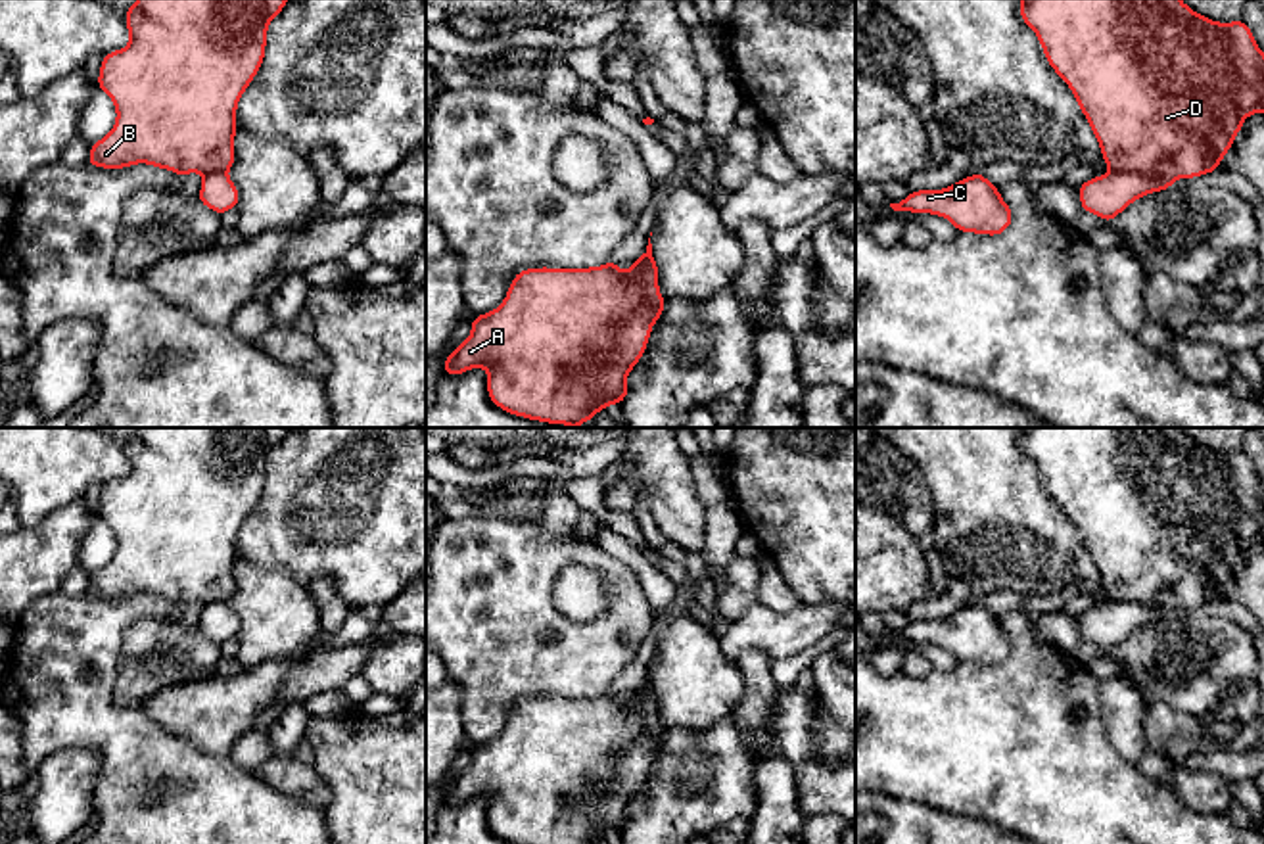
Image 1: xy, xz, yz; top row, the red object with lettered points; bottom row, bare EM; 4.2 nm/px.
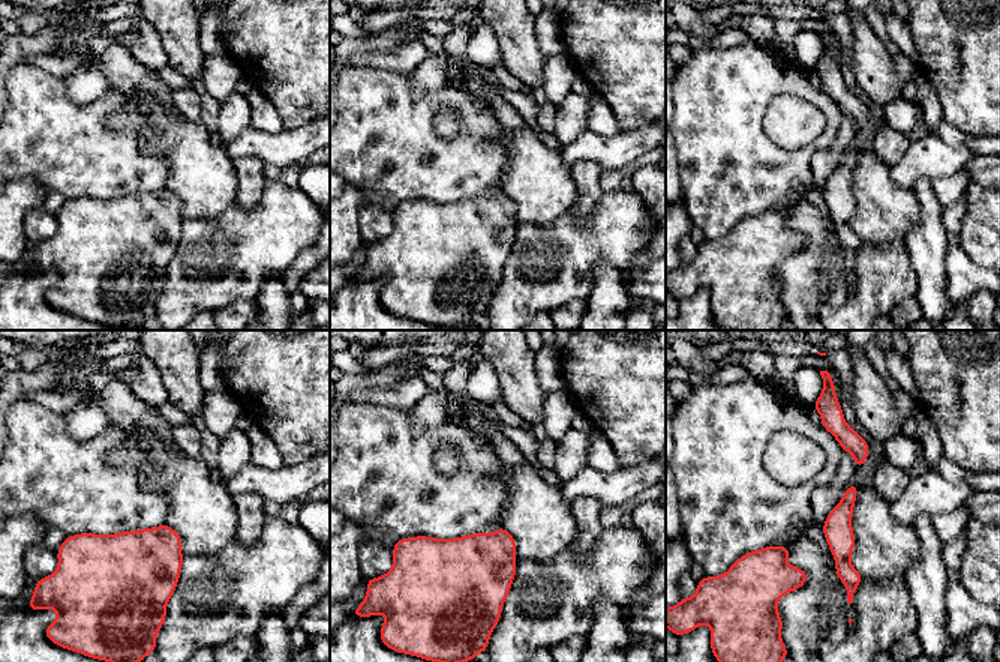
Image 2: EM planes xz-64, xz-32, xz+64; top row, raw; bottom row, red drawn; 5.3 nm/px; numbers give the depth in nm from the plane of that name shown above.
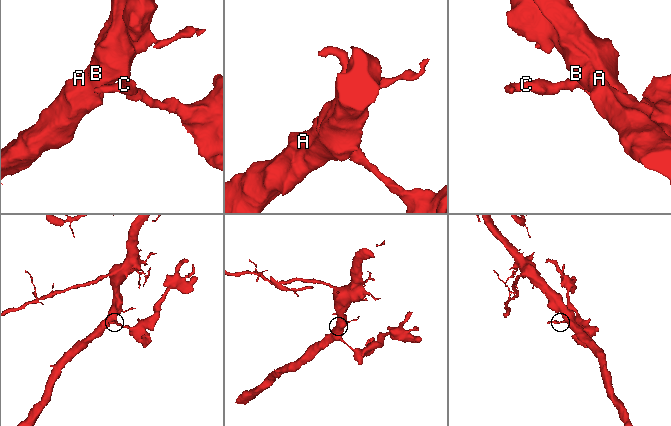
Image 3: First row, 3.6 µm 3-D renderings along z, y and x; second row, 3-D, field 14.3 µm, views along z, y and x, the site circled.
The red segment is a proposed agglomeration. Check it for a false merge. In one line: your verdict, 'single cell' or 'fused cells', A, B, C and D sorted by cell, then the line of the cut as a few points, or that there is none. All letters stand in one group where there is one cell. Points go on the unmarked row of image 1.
fused cells | A B D / C | yz (1111, 599), (1155, 605), (1169, 614)

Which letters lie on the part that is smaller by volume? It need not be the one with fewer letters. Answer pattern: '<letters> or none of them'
C

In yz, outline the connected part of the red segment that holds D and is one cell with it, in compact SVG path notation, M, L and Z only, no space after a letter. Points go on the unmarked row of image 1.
M1020 428L1020 449L1036 462L1047 493L1072 520L1080 541L1095 562L1103 593L1114 602L1151 604L1166 610L1168 614L1178 608L1197 608L1206 602L1216 602L1220 591L1235 574L1235 566L1243 558L1243 551L1252 543L1264 545L1264 481L1256 476L1251 457L1241 449L1218 453L1199 445L1180 428Z

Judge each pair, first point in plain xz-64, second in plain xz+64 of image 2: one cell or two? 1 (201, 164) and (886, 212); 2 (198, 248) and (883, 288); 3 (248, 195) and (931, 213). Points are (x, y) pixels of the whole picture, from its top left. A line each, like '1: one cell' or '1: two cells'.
1: one cell
2: one cell
3: one cell

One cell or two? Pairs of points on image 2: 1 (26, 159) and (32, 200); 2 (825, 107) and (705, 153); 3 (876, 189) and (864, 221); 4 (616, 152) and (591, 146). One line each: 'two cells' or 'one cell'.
1: two cells
2: one cell
3: one cell
4: one cell

